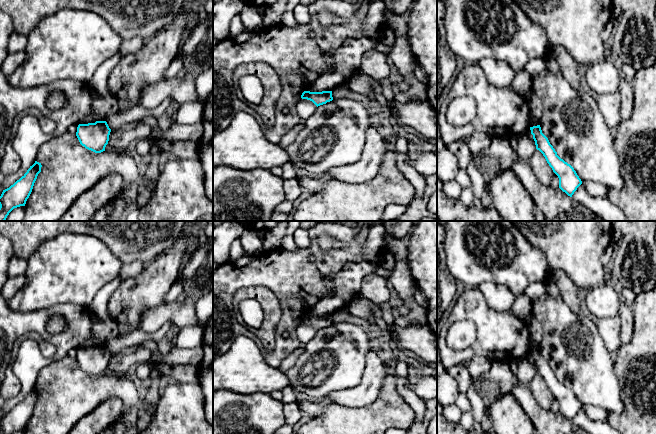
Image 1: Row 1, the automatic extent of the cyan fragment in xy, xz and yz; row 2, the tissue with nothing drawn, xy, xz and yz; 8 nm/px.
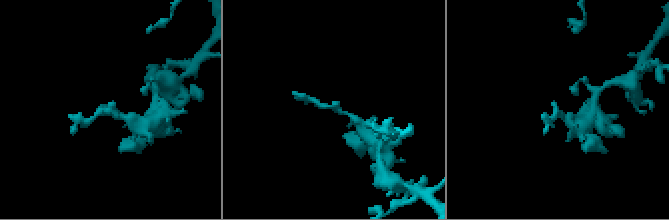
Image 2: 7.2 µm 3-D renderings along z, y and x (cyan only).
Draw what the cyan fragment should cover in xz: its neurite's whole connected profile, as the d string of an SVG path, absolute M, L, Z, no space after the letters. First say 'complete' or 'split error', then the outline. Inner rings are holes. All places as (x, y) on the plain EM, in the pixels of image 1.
complete; M304 315L301 319L301 322L312 325L317 331L333 324L332 315Z

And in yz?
complete; M540 349L530 351L535 365L536 373L545 381L553 396L559 402L559 412L568 420L572 421L577 412L582 408L574 392L561 383L548 362L542 357Z

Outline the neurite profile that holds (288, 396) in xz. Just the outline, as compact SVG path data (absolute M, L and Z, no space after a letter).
M287 386L281 390L282 392L282 400L281 402L285 404L296 402L295 393L292 387Z

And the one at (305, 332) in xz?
M301 322L296 328L296 337L303 346L315 336L316 332L312 325Z

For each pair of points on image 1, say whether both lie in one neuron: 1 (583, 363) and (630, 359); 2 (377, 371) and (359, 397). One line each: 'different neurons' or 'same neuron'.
1: different neurons
2: same neuron

